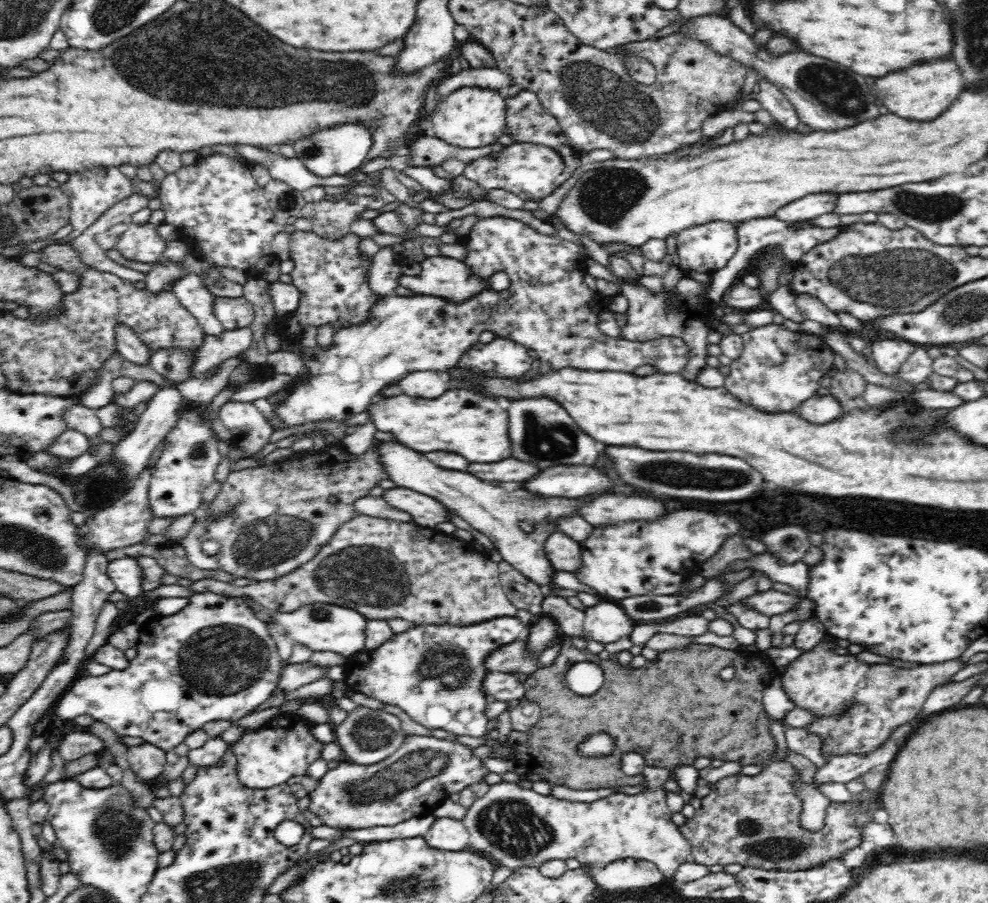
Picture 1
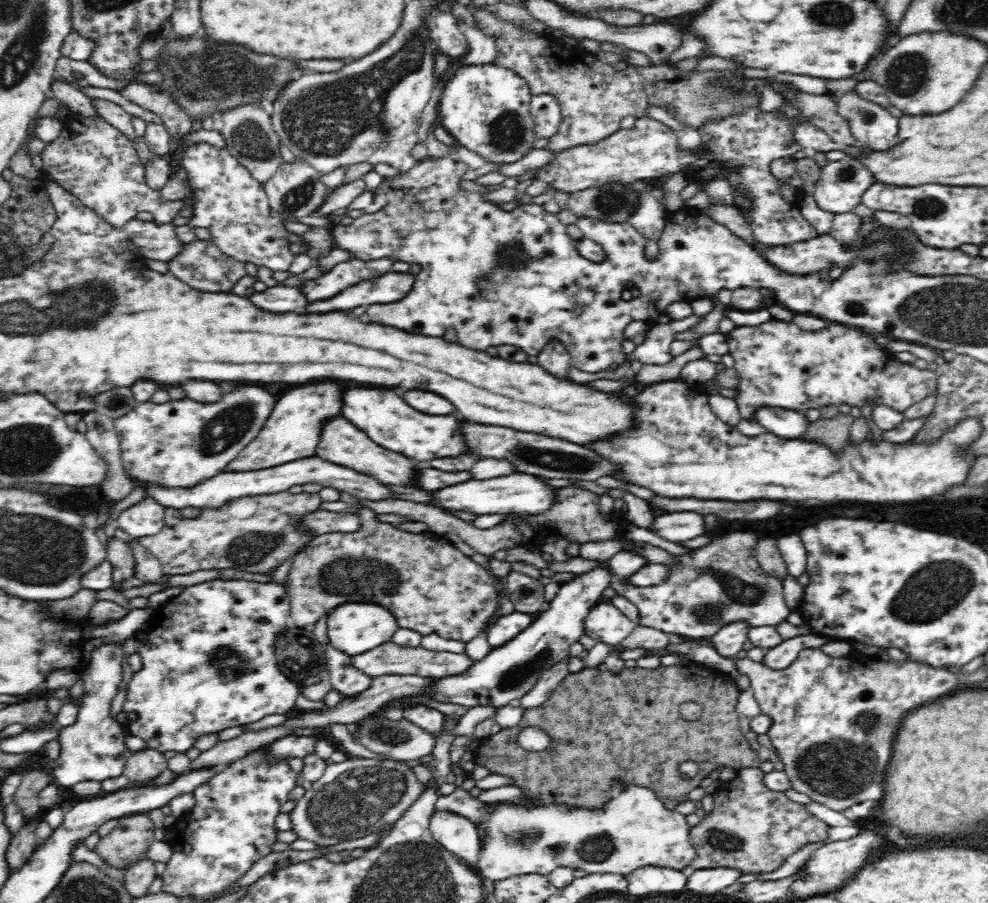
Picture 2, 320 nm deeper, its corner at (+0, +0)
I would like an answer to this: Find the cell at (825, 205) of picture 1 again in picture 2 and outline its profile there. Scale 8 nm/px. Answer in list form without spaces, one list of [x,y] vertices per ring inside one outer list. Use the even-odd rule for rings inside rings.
[[[846,157],[828,161],[821,168],[820,180],[814,184],[811,195],[822,210],[844,214],[858,206],[864,192],[876,183],[877,178],[861,160]]]

